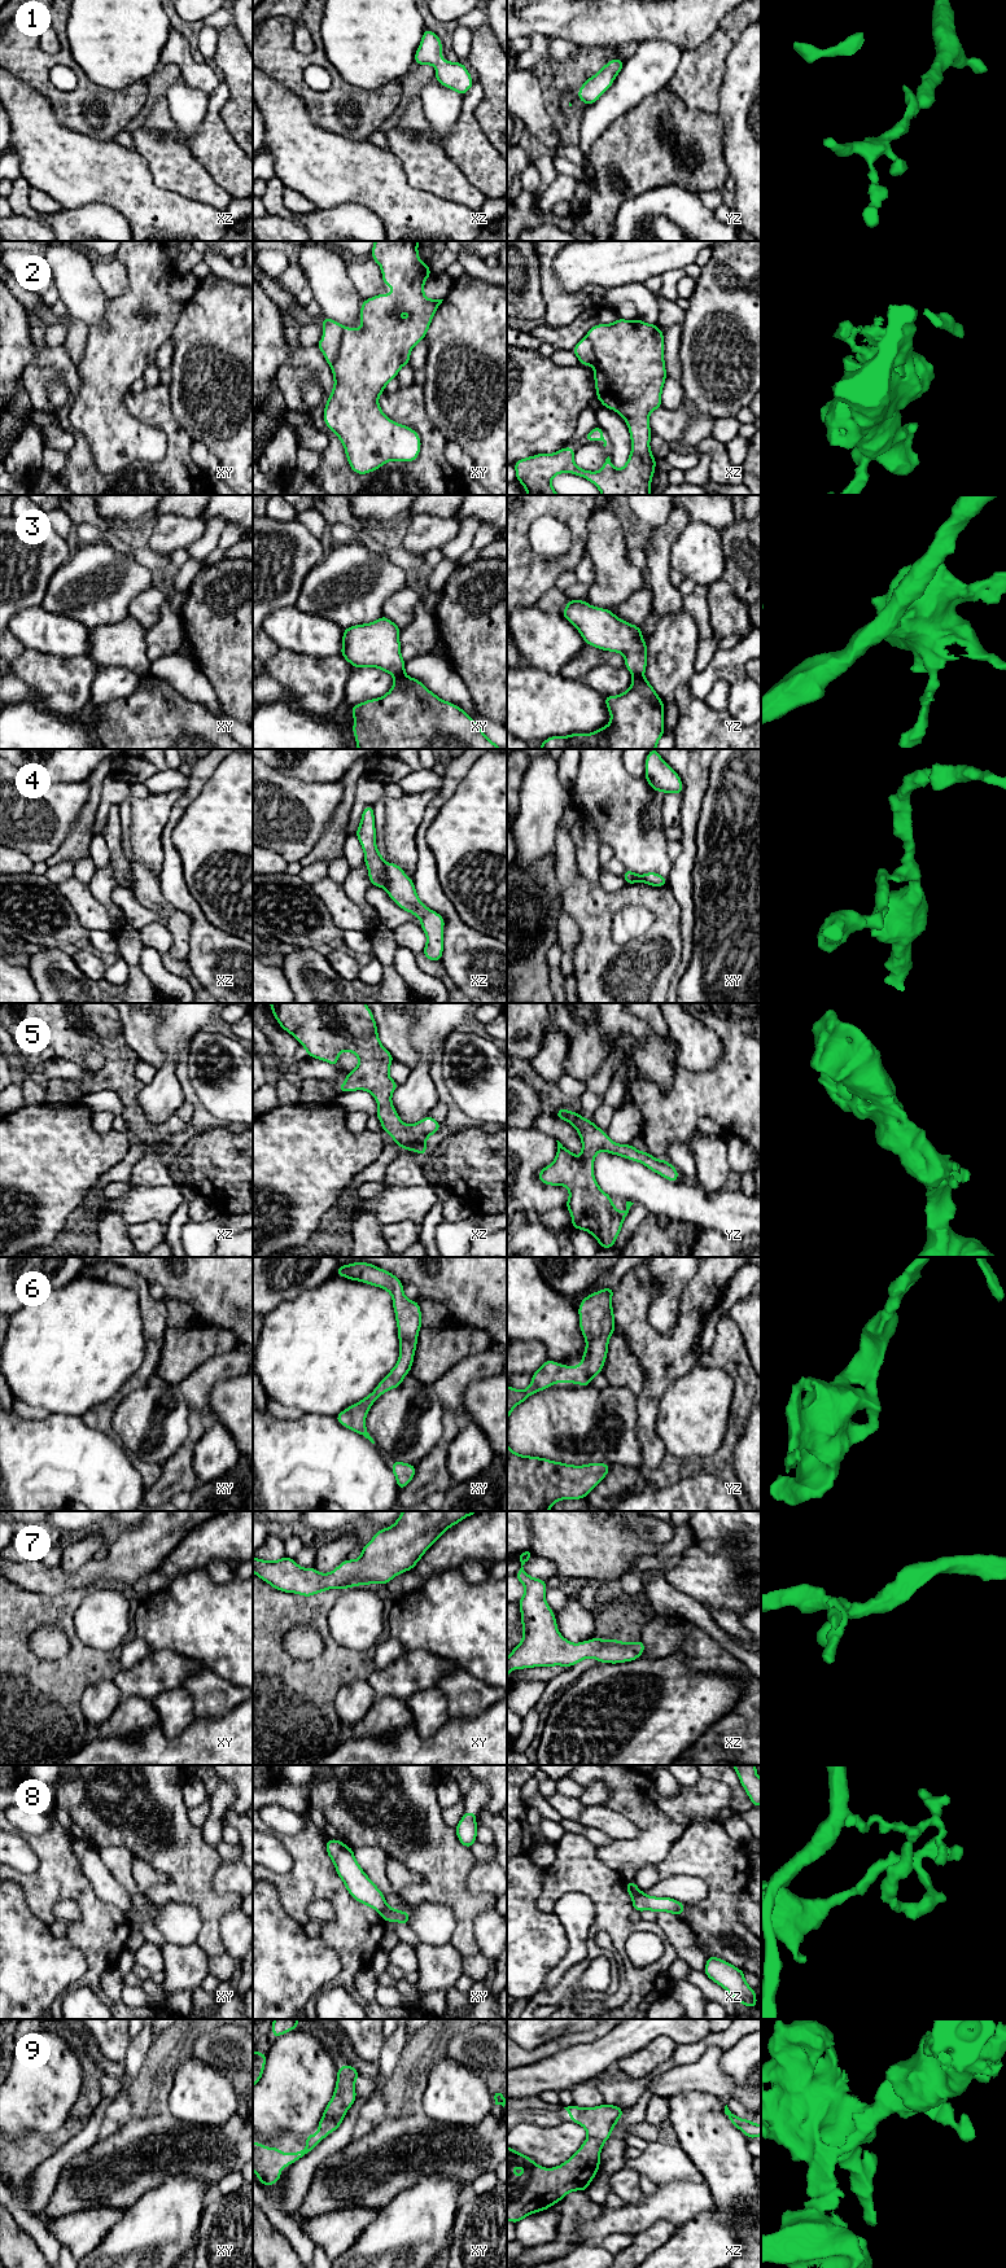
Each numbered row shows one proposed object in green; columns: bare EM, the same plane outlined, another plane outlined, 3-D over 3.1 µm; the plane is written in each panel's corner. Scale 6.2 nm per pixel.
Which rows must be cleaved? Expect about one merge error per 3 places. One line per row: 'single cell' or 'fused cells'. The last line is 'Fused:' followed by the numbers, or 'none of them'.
1: single cell
2: fused cells
3: fused cells
4: fused cells
5: single cell
6: single cell
7: single cell
8: fused cells
9: single cell
Fused: 2, 3, 4, 8

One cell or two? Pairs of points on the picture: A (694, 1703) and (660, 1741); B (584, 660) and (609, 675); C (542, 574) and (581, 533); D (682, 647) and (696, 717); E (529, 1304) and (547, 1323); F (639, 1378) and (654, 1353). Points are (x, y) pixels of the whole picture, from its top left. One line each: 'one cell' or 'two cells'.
A: one cell
B: two cells
C: one cell
D: one cell
E: one cell
F: two cells

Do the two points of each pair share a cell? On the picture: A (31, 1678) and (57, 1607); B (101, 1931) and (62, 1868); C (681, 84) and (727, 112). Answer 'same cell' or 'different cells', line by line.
A: same cell
B: same cell
C: different cells

